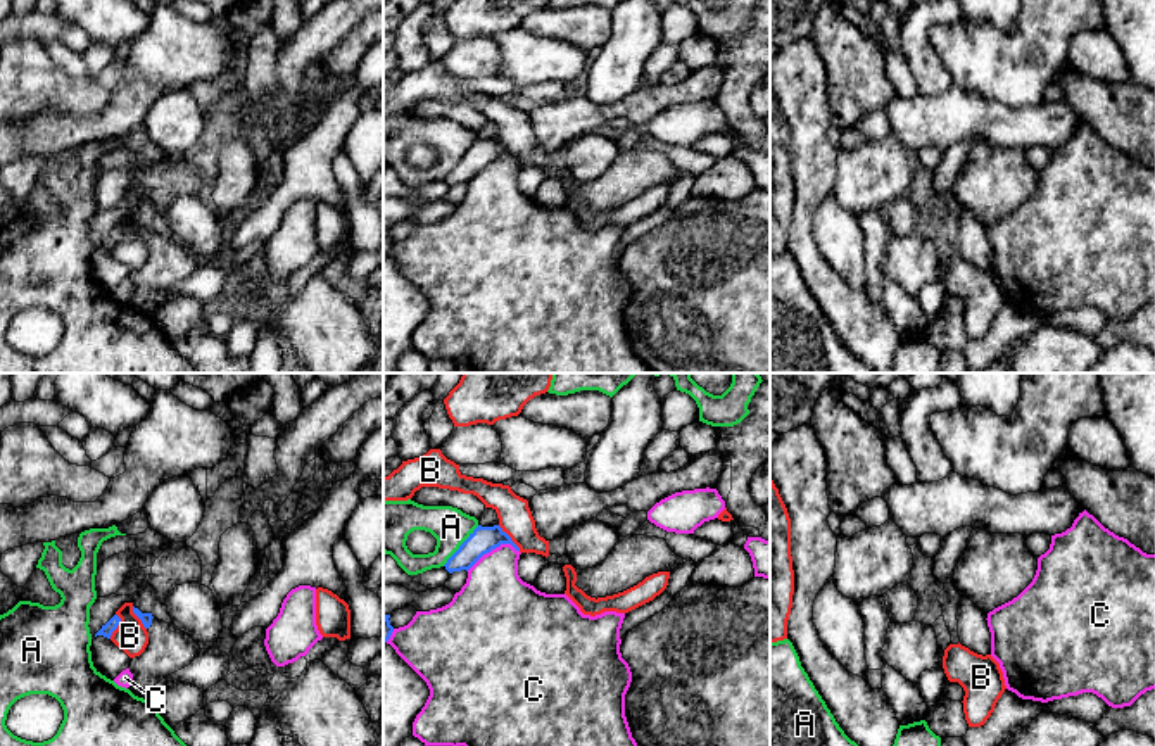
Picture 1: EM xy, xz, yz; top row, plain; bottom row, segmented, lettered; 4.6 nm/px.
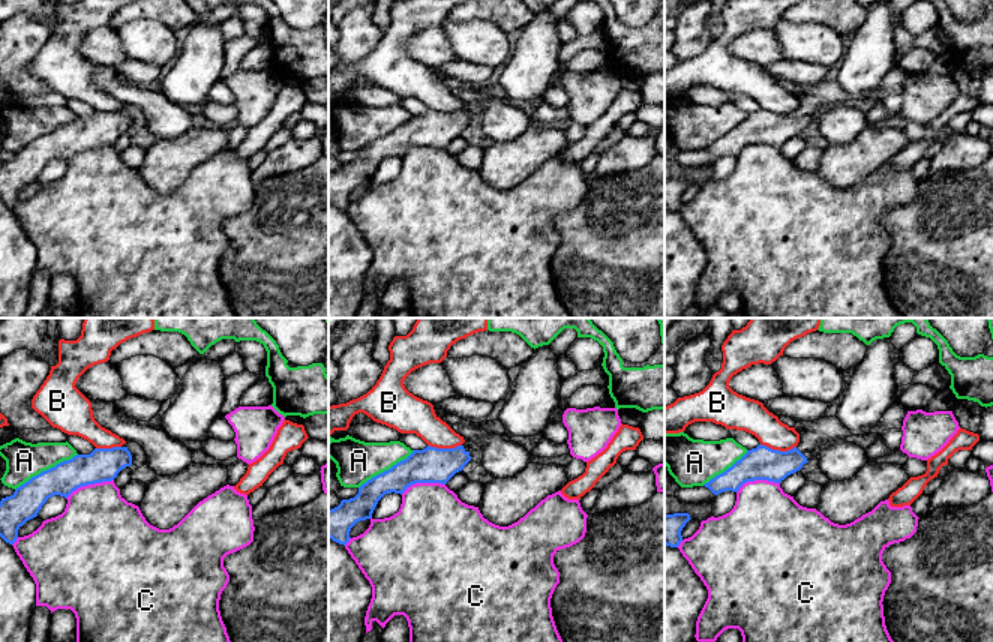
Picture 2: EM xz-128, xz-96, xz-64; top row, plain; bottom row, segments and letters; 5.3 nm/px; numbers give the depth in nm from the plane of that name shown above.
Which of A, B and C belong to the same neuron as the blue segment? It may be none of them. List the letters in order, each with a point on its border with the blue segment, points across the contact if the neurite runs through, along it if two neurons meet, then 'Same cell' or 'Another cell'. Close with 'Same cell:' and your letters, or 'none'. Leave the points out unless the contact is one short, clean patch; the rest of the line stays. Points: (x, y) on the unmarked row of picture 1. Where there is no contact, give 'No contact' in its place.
A: Touches blue at xz (460, 159). Another cell
B: Touches blue at xz (510, 151). Boundary: xz (498, 139), (520, 163). Another cell
C: Touches blue at xz (492, 161). Another cell
Same cell: none

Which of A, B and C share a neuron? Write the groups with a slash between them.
A / B / C

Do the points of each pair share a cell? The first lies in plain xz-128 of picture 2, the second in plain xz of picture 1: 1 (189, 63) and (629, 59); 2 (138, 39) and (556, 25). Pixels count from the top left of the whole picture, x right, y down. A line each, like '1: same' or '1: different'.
1: same
2: different

